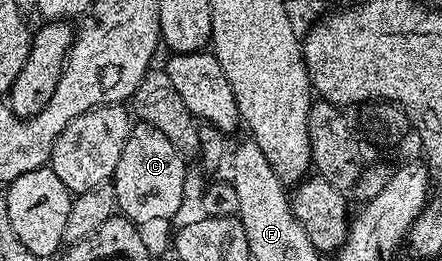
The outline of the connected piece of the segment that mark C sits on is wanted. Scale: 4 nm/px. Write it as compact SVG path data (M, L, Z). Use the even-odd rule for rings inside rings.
M135 122L130 129L128 141L124 141L124 153L120 153L120 162L114 170L114 196L118 202L117 210L135 225L142 223L158 223L161 219L170 219L182 207L182 198L186 195L187 160L183 159L176 148L168 142L168 137L160 133L160 129L152 129L152 125Z

